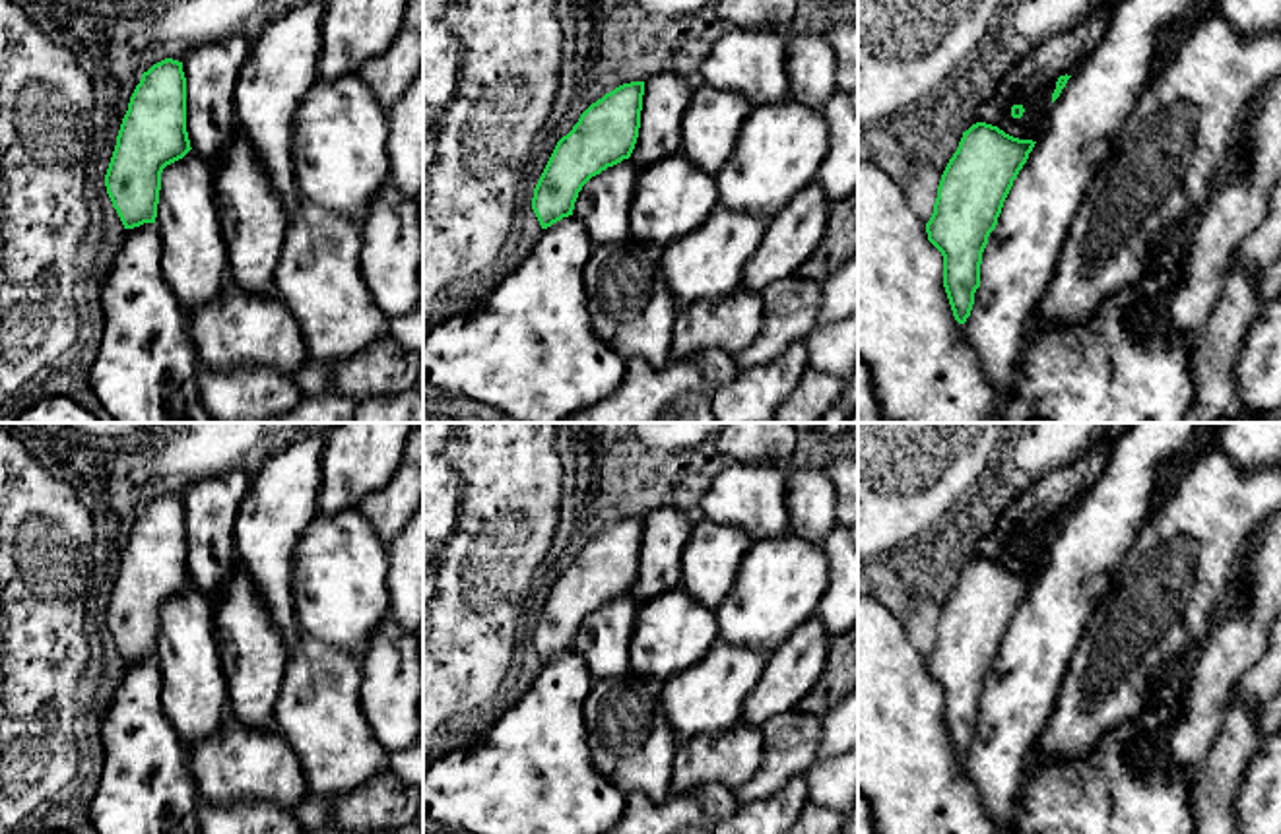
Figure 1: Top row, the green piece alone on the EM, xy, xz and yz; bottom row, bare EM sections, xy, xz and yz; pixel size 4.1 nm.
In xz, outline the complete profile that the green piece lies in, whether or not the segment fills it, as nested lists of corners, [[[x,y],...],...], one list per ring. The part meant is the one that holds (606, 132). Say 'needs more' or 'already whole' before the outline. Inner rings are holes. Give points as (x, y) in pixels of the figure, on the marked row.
already whole; [[[631,81],[592,103],[563,136],[536,188],[532,209],[542,229],[573,215],[582,186],[629,159],[640,128],[644,81]]]

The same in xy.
already whole; [[[165,58],[142,74],[105,175],[124,229],[155,223],[161,173],[190,149],[182,62]]]

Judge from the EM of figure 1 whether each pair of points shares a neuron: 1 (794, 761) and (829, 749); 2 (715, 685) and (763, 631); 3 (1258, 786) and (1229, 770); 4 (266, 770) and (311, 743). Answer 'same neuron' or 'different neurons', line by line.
1: different neurons
2: different neurons
3: different neurons
4: different neurons

